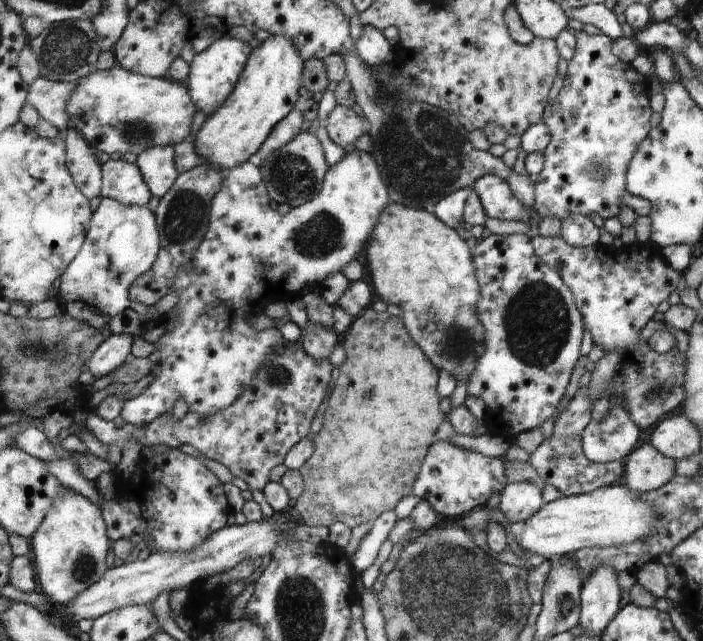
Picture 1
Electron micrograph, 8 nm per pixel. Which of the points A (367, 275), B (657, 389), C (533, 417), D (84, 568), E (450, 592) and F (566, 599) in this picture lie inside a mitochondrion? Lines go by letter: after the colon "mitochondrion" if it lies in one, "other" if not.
A: other
B: mitochondrion
C: other
D: mitochondrion
E: mitochondrion
F: other

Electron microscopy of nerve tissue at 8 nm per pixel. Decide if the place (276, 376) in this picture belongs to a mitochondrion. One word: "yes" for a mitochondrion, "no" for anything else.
yes

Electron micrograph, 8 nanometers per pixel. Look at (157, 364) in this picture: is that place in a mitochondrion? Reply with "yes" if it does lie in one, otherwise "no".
no

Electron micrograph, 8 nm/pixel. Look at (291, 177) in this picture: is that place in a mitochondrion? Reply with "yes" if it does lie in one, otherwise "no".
yes

